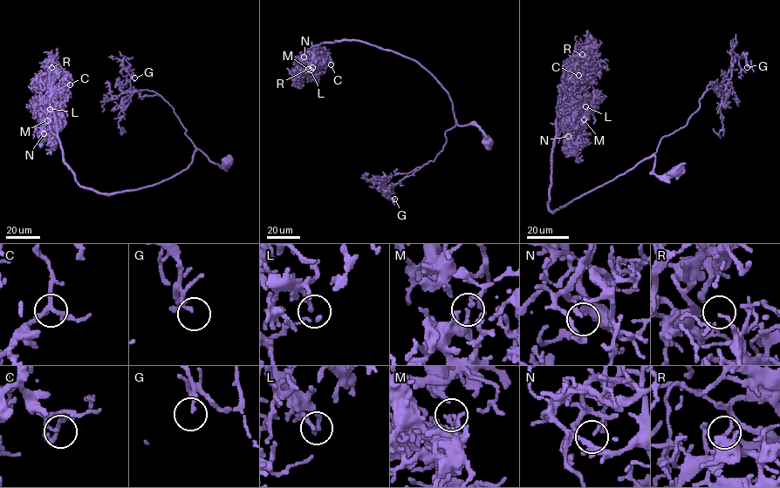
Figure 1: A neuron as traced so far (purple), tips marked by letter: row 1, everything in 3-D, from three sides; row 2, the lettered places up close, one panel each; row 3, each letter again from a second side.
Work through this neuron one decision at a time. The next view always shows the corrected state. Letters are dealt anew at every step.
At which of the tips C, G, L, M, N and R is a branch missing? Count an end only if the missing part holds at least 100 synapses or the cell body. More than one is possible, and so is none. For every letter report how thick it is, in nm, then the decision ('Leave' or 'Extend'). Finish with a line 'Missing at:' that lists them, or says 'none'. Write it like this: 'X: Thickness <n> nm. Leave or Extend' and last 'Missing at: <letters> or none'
C: Thickness 90 nm. Leave
G: Thickness 120 nm. Leave
L: Thickness 170 nm. Leave
M: Thickness 150 nm. Leave
N: Thickness 120 nm. Leave
R: Thickness 130 nm. Leave
Missing at: none

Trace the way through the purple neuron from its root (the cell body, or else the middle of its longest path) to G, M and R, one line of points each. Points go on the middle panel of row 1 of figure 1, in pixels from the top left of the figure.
G: (488, 141), (473, 125), (456, 125), (447, 130), (446, 142), (434, 160), (382, 188), (383, 194), (394, 199)
M: (488, 141), (475, 125), (457, 125), (449, 95), (430, 73), (392, 50), (356, 40), (323, 42), (308, 69)
R: (488, 141), (475, 125), (457, 125), (446, 89), (412, 59), (359, 40), (341, 40), (311, 50), (312, 67)

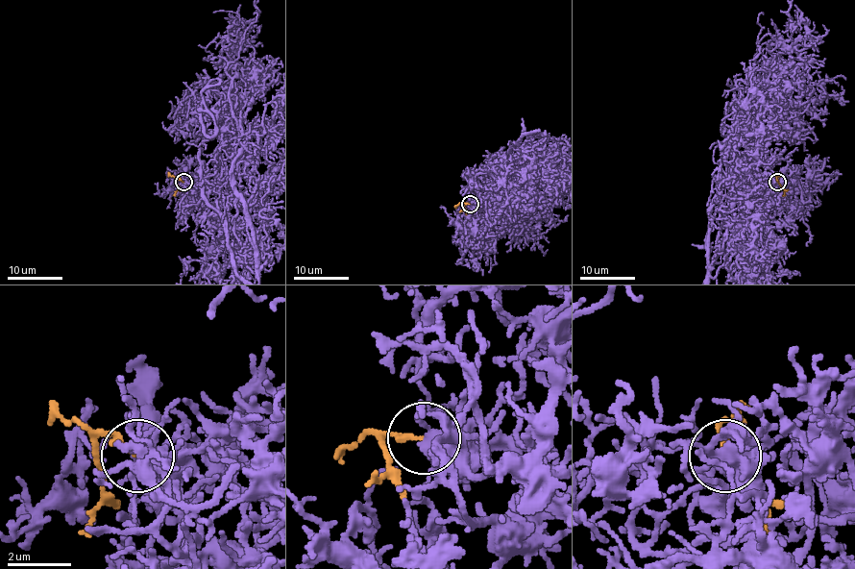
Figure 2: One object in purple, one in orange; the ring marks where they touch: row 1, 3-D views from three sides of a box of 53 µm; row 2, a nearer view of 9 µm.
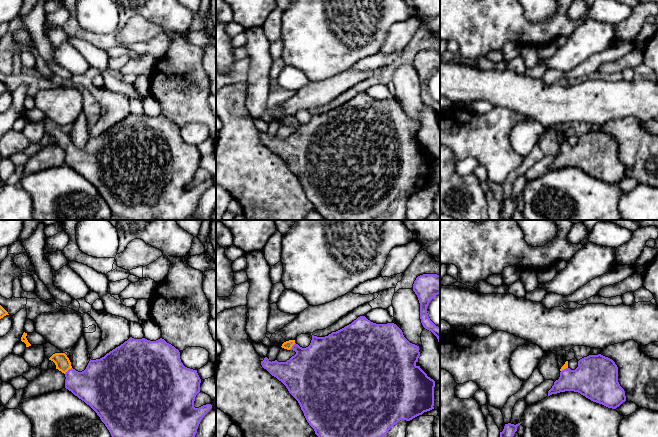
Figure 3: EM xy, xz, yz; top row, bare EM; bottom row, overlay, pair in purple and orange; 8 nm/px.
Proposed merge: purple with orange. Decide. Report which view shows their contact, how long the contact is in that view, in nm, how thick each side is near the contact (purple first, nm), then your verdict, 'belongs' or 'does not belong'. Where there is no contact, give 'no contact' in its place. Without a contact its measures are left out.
xy | 80 nm | 300/120 nm | belongs

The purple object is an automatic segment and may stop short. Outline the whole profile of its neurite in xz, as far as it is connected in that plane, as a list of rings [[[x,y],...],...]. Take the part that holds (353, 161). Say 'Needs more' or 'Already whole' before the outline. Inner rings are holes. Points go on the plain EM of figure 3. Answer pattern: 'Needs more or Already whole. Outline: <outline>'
Needs more. Outline: [[[360,92],[351,100],[336,108],[332,108],[328,112],[317,113],[312,111],[311,119],[306,124],[300,123],[295,119],[295,116],[286,117],[281,123],[287,126],[293,126],[296,130],[286,138],[278,138],[277,136],[271,138],[265,133],[264,136],[261,137],[261,141],[272,152],[281,157],[286,162],[289,169],[298,177],[307,198],[324,220],[374,220],[377,216],[385,212],[400,196],[410,197],[422,191],[424,188],[434,185],[435,157],[428,153],[420,142],[416,141],[420,132],[419,122],[410,119],[404,113],[402,106],[394,99],[376,100],[368,96],[365,92]]]

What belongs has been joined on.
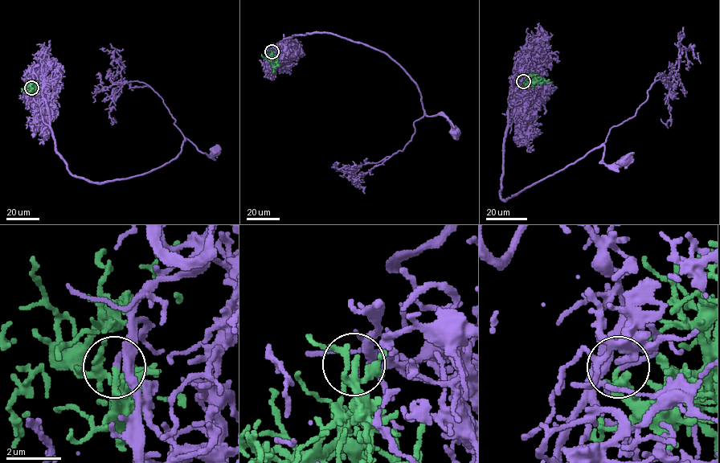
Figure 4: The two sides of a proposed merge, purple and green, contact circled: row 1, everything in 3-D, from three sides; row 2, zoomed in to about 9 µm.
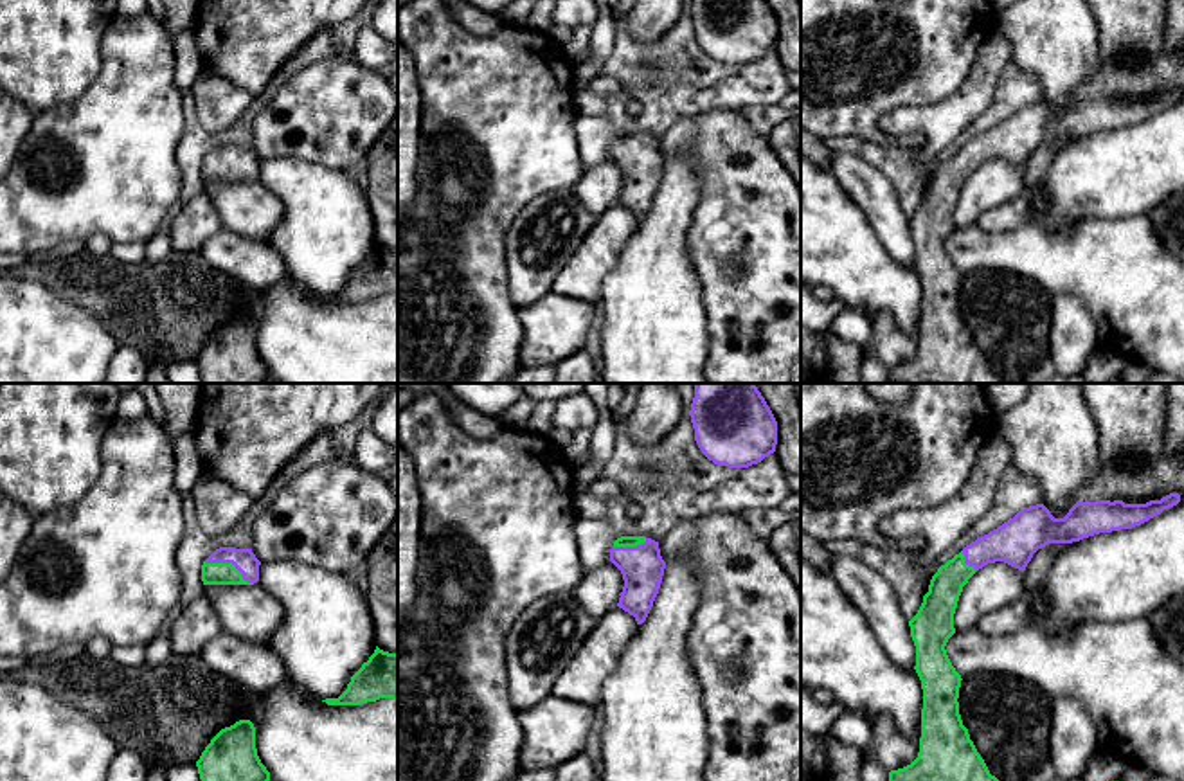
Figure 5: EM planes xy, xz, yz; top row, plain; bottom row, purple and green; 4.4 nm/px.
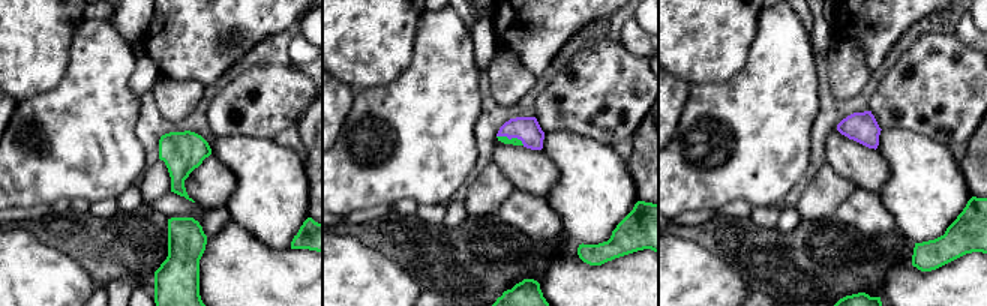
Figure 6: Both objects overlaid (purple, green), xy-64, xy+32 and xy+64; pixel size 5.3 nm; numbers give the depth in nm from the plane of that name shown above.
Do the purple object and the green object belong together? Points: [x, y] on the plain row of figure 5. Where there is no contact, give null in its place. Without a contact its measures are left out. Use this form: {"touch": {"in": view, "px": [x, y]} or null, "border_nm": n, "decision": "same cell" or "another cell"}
{"touch": {"in": "xy", "px": [229, 159]}, "border_nm": 240, "decision": "same cell"}

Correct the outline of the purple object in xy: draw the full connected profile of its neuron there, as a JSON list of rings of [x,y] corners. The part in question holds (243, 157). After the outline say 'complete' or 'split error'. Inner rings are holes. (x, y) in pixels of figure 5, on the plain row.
[[[220,144],[202,162],[203,182],[254,182],[259,162],[252,146]]]; split error

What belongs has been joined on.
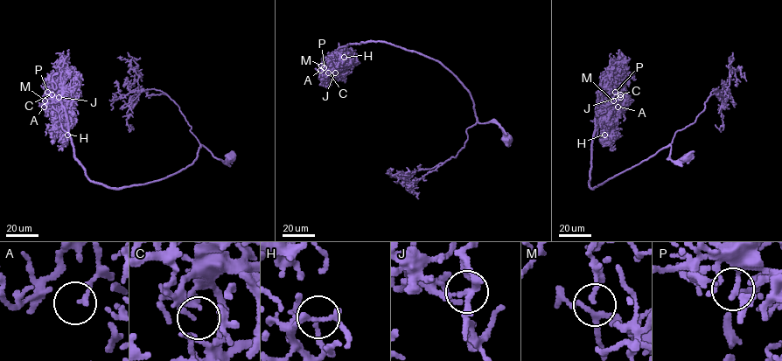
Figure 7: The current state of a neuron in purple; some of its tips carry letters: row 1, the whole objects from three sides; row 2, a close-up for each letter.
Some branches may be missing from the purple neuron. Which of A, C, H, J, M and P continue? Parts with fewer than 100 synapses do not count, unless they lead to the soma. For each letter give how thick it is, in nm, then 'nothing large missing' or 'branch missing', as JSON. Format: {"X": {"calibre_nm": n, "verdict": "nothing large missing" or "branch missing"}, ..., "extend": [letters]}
{"A": {"calibre_nm": 150, "verdict": "nothing large missing"}, "C": {"calibre_nm": 160, "verdict": "nothing large missing"}, "H": {"calibre_nm": 120, "verdict": "branch missing"}, "J": {"calibre_nm": 180, "verdict": "nothing large missing"}, "M": {"calibre_nm": 150, "verdict": "nothing large missing"}, "P": {"calibre_nm": 120, "verdict": "nothing large missing"}, "extend": ["H"]}

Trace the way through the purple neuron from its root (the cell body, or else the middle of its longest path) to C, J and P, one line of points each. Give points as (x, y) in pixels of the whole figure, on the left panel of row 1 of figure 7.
C: (231, 158), (222, 161), (202, 145), (190, 165), (159, 180), (120, 188), (94, 183), (74, 157), (52, 94)
J: (231, 158), (222, 161), (202, 145), (190, 165), (159, 180), (94, 183), (62, 128), (59, 97)
P: (231, 158), (222, 161), (202, 145), (190, 165), (159, 180), (120, 188), (94, 183), (74, 157), (47, 92)

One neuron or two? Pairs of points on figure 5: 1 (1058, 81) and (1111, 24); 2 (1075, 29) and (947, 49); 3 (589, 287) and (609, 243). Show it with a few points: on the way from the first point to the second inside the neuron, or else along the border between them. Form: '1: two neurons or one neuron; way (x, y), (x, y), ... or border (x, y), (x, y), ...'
1: two neurons; border (1094, 18), (1100, 56)
2: two neurons; border (994, 18), (995, 26)
3: one neuron; way (589, 276), (589, 265), (598, 254)

